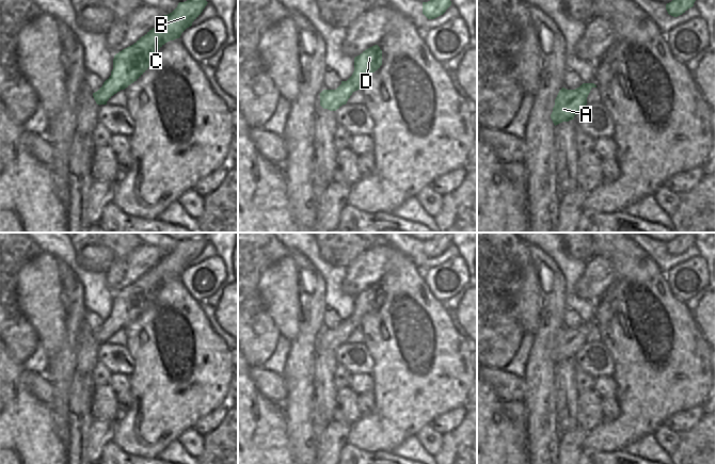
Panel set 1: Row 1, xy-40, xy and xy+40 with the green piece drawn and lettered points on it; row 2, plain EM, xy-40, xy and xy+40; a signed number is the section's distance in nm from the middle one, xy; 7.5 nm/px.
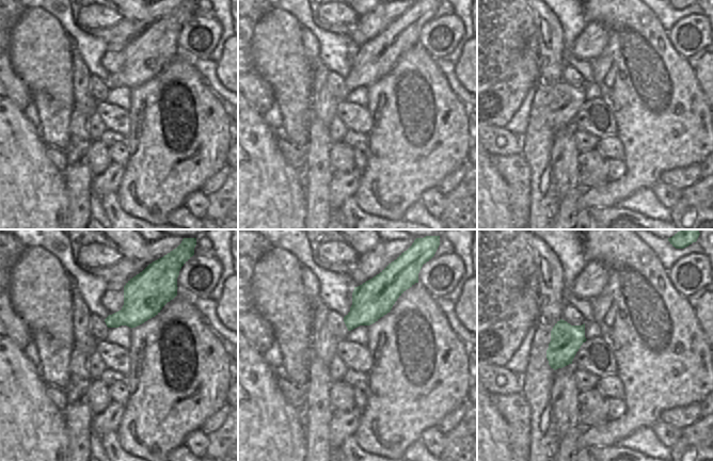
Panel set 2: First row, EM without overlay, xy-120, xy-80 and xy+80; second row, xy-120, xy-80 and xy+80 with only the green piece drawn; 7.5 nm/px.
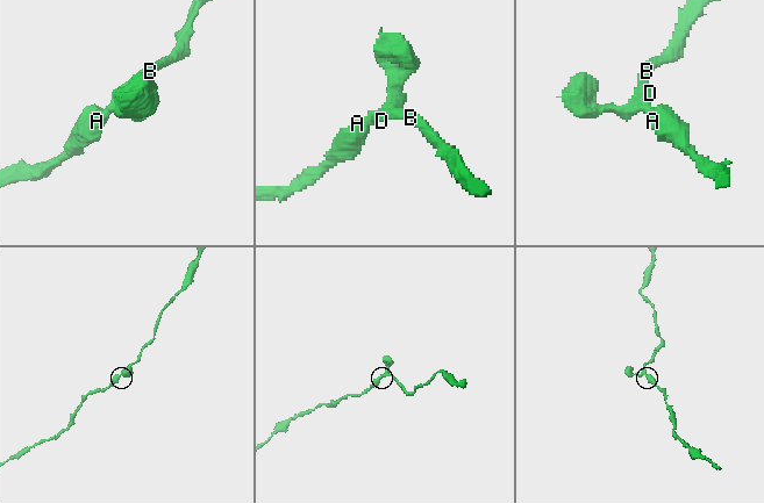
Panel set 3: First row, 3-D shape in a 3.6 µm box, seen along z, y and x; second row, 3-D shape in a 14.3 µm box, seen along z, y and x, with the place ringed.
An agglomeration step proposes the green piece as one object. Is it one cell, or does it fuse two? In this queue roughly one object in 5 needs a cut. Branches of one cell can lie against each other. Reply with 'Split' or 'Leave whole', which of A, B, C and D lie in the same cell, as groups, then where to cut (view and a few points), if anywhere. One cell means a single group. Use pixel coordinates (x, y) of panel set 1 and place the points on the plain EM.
Leave whole. Groups: A B C D. No split.

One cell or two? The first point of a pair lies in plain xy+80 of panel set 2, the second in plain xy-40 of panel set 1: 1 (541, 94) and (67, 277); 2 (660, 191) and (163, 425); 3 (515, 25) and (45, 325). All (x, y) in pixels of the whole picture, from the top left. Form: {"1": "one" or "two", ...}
{"1": "one", "2": "two", "3": "two"}

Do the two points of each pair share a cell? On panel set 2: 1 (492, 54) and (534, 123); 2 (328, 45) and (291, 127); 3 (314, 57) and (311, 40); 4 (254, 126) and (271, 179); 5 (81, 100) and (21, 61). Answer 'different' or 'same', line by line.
1: different
2: different
3: same
4: same
5: different

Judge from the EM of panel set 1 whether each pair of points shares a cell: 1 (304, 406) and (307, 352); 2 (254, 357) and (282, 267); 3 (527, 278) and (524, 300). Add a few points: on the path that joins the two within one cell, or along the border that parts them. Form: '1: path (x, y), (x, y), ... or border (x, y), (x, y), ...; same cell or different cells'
1: path (303, 393), (303, 366); same cell
2: border (258, 289), (261, 303), (280, 335); different cells
3: path (524, 284), (524, 294); same cell

